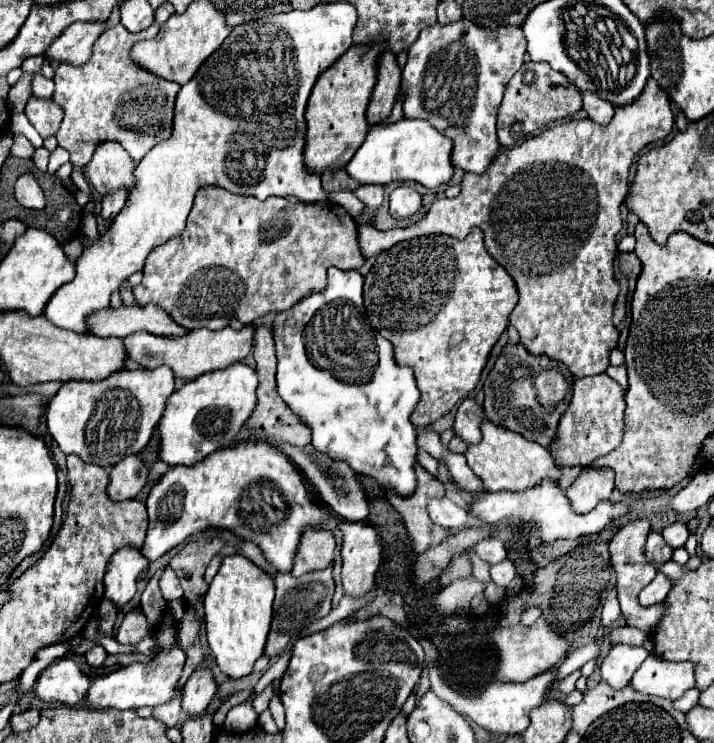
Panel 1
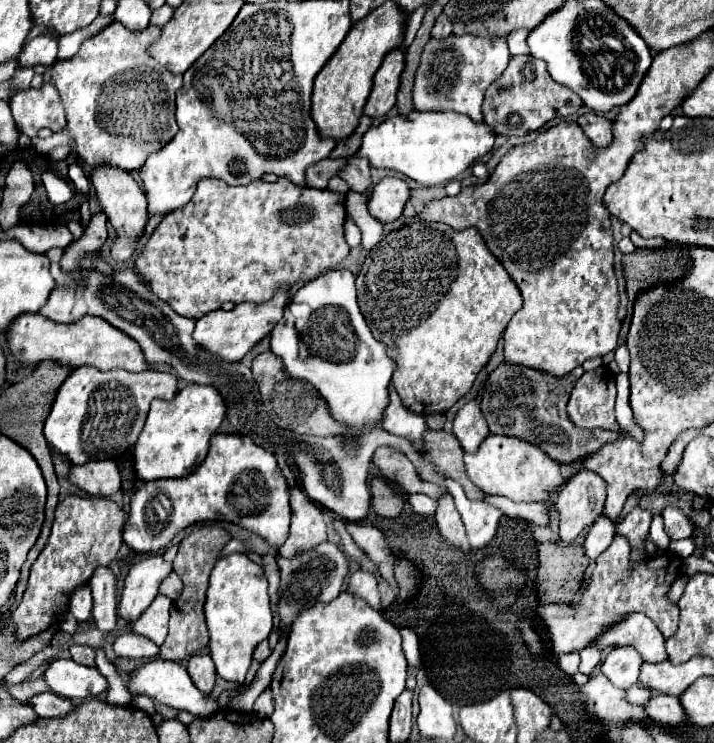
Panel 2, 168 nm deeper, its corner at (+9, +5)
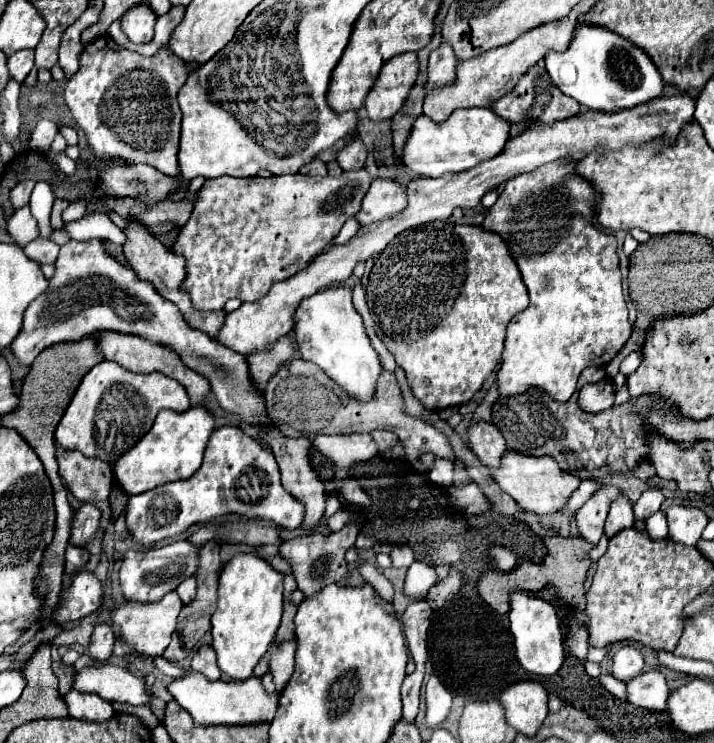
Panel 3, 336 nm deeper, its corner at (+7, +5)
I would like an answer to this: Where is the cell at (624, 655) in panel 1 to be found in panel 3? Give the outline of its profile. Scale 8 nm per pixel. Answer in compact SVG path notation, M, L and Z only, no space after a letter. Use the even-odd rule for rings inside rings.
M621 647L615 655L613 655L613 667L611 667L611 675L617 681L629 681L633 677L637 677L643 671L643 655L635 649L635 647Z

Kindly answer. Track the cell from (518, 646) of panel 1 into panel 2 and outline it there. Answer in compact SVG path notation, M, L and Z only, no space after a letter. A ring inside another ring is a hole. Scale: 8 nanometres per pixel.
M615 535L613 543L595 559L595 569L577 607L565 603L547 603L537 609L537 617L545 623L551 639L551 653L557 657L589 647L593 641L597 641L603 629L613 627L629 613L645 613L659 627L665 639L671 637L677 631L679 607L667 599L667 593L673 581L681 575L681 569L683 559L677 559L673 551L665 551L663 555L647 555L637 569L629 569L629 541Z

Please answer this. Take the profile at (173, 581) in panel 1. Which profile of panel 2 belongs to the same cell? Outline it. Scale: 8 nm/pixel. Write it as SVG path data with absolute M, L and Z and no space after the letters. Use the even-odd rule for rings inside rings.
M171 573L163 583L161 583L161 593L167 595L169 599L177 599L181 595L181 589L183 589L183 581L181 577L177 577L175 573Z

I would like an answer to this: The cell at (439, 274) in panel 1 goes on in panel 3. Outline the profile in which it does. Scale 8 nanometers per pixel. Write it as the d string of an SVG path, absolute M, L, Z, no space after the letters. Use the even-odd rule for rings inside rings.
M443 221L443 223L435 225L435 227L415 227L415 229L407 229L407 231L399 233L385 247L385 251L375 257L375 263L373 263L373 269L371 269L371 275L369 275L369 283L367 283L367 305L369 305L369 311L373 313L373 329L375 329L375 333L385 343L385 347L395 355L397 365L405 371L413 395L423 403L425 409L439 411L439 409L445 409L445 407L455 407L455 405L467 403L473 397L473 393L481 389L481 385L493 373L495 365L501 359L507 323L519 311L527 309L529 295L527 295L527 289L525 289L525 285L521 281L521 273L519 273L515 261L511 259L511 255L507 251L507 245L503 243L503 239L497 233L483 231L481 227L473 227L473 225L445 223Z

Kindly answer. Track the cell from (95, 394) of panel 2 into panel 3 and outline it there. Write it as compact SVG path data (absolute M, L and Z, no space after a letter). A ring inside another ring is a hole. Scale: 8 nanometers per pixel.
M101 361L81 379L79 389L55 429L55 441L67 451L81 451L85 457L101 457L113 465L151 429L159 409L185 411L189 405L185 387L175 379L163 373L141 375L117 363Z

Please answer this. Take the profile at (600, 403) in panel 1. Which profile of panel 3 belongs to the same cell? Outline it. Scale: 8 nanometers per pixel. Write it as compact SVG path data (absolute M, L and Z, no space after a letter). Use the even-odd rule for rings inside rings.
M605 377L599 383L587 383L581 391L579 391L579 407L587 413L599 413L605 409L613 407L613 397L615 397L615 389L613 389L613 379Z

